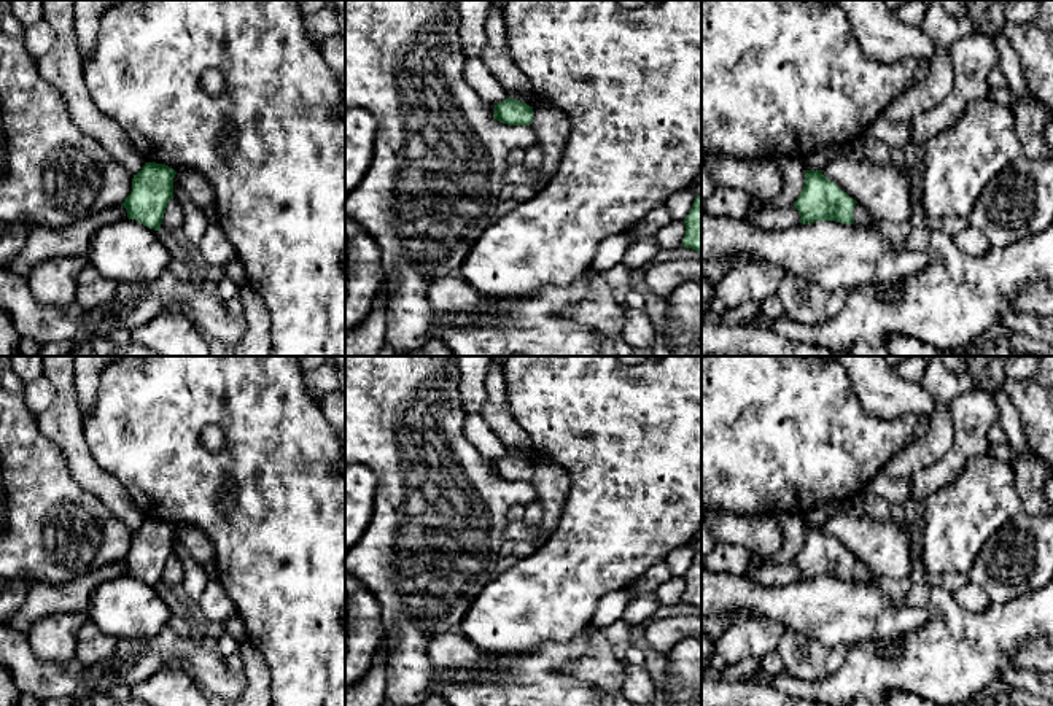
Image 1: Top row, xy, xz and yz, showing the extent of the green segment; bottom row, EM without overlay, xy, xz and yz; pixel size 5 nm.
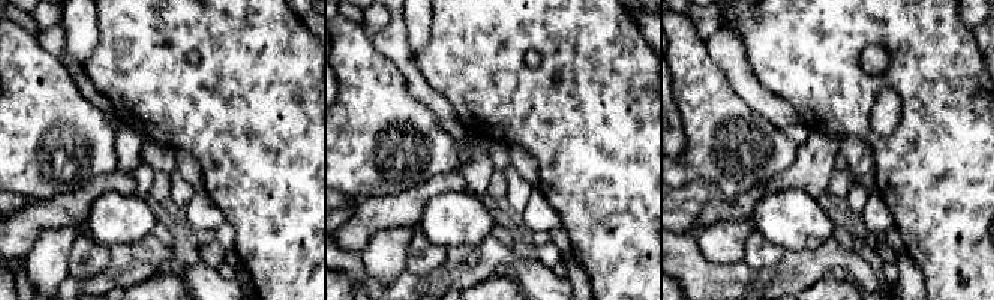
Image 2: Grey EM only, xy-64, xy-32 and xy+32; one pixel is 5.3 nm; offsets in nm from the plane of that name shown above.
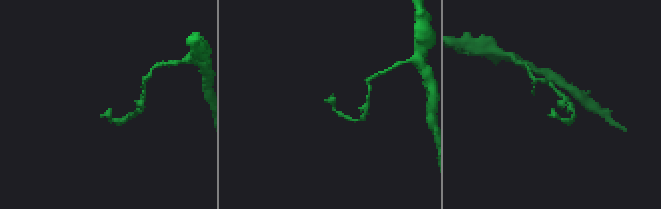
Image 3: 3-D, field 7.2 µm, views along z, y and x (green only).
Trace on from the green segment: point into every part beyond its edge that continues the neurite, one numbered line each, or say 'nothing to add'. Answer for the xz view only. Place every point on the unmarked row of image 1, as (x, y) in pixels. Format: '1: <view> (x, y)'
nothing to add

